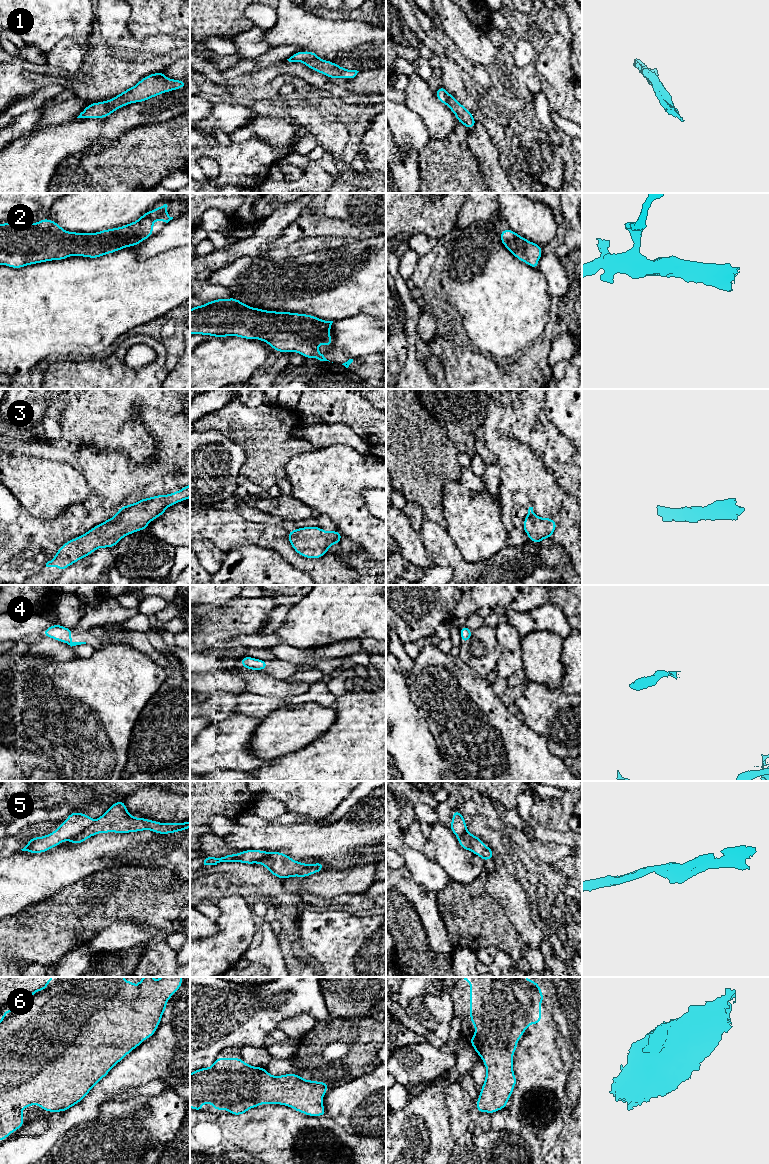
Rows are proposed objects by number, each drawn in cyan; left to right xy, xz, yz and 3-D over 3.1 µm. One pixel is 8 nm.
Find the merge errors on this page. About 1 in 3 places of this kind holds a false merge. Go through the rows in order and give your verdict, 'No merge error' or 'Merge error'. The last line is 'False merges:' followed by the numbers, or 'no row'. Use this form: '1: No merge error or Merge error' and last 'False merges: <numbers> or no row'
1: No merge error
2: No merge error
3: No merge error
4: No merge error
5: Merge error
6: No merge error
False merges: 5

